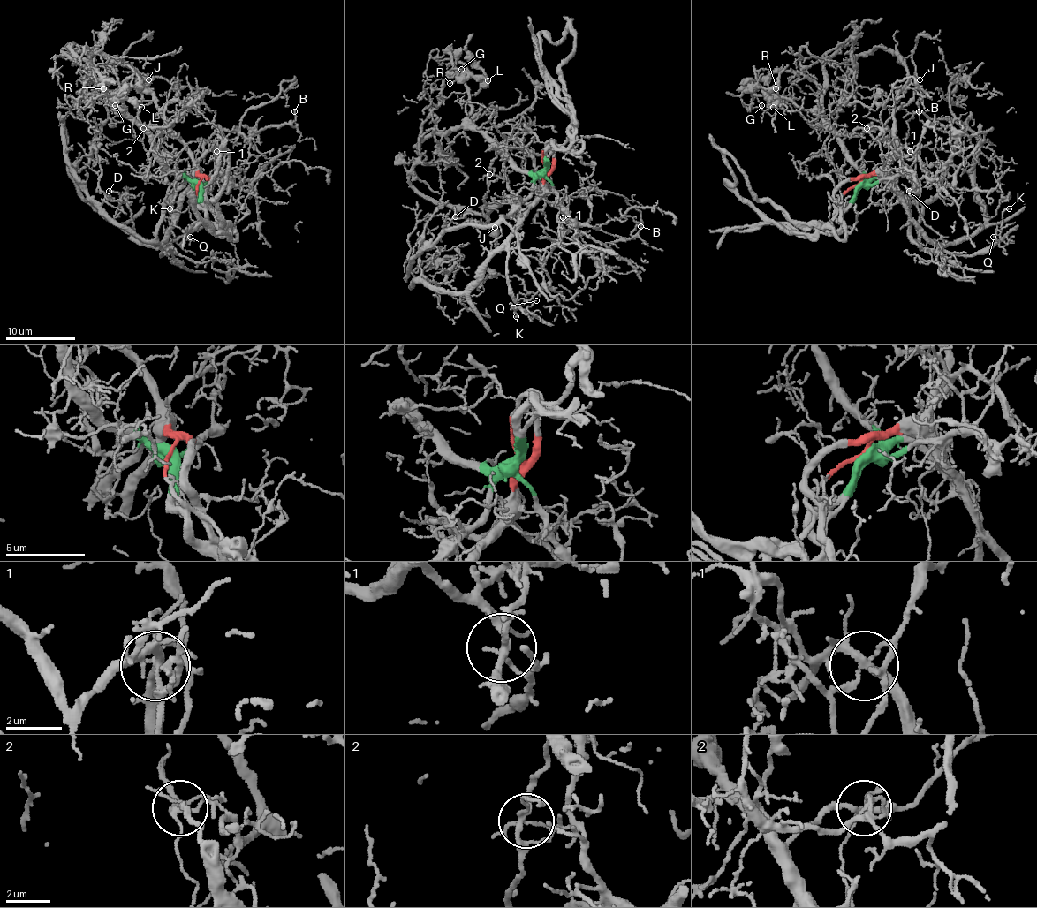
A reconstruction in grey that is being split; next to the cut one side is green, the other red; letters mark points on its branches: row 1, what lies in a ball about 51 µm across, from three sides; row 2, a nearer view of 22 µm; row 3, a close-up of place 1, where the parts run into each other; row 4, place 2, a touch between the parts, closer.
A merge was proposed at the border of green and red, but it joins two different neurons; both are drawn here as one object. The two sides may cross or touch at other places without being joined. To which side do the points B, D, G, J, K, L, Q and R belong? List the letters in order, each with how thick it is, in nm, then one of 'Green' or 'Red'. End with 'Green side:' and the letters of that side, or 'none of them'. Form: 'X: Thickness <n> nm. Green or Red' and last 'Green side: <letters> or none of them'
B: Thickness 140 nm. Red
D: Thickness 120 nm. Green
G: Thickness 120 nm. Green
J: Thickness 90 nm. Green
K: Thickness 170 nm. Red
L: Thickness 280 nm. Green
Q: Thickness 100 nm. Red
R: Thickness 130 nm. Green
Green side: D, G, J, L, R

